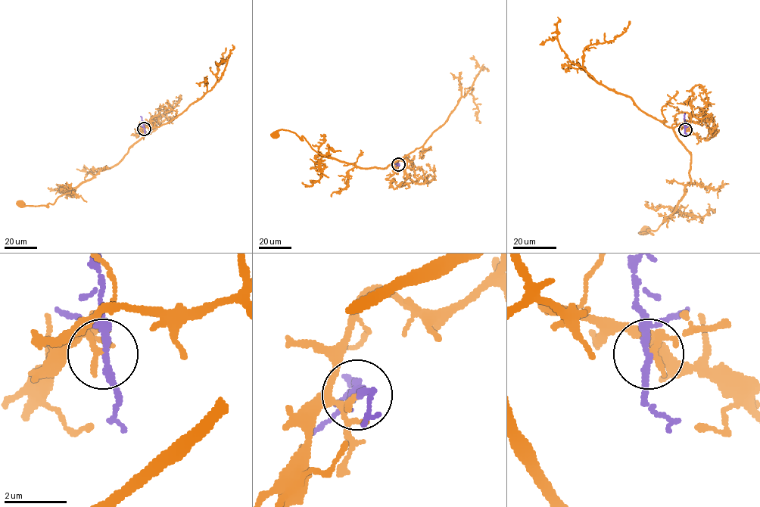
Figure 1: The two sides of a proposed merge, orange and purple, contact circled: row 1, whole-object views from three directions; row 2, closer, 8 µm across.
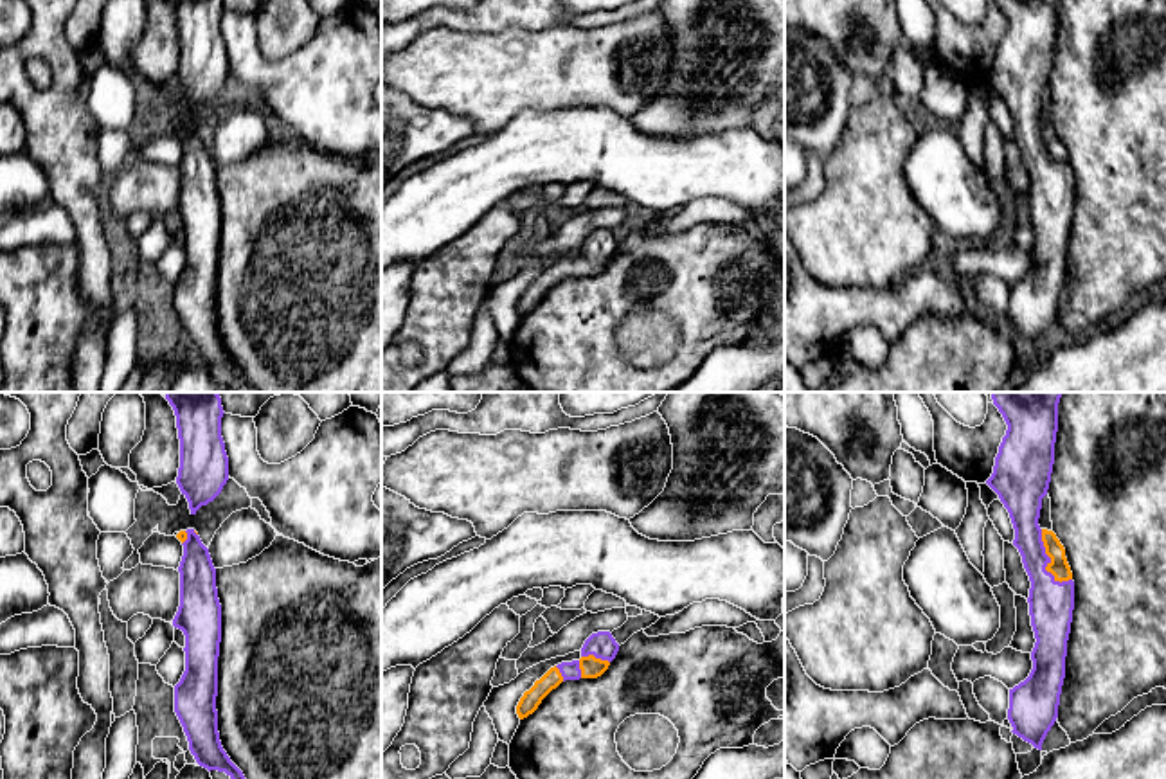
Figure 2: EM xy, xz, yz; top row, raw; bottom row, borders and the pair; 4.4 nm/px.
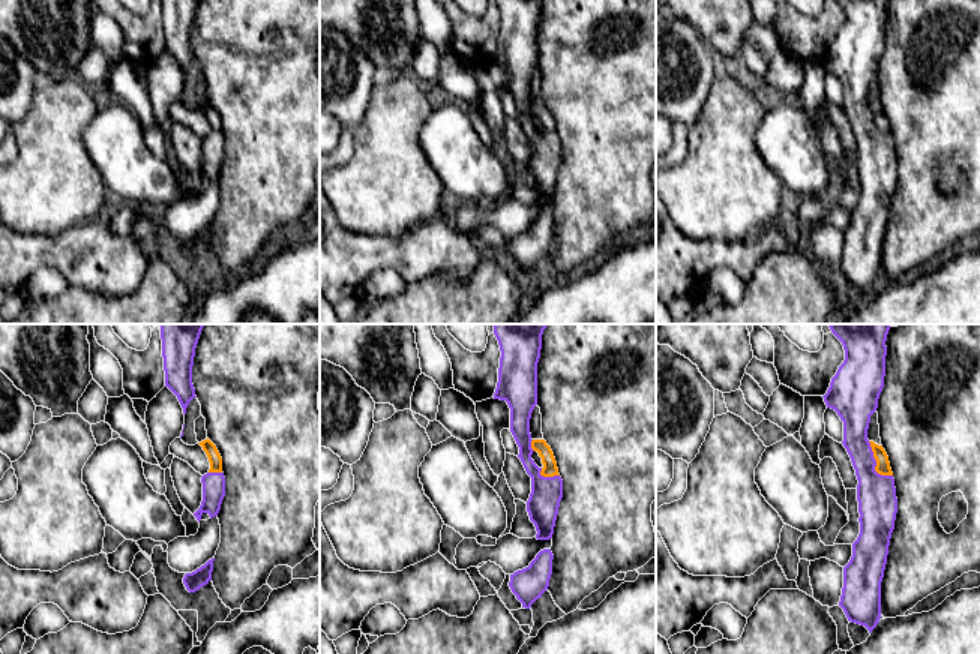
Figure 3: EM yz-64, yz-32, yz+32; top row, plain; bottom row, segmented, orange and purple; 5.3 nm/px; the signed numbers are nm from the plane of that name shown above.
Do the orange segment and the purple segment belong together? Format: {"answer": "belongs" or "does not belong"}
{"answer": "does not belong"}

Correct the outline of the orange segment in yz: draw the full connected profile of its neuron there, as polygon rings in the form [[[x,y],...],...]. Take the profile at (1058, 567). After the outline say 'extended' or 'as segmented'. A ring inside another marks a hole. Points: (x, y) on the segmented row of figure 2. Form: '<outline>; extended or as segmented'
[[[1042,529],[1042,542],[1045,554],[1051,558],[1045,570],[1054,576],[1054,581],[1062,583],[1072,579],[1072,572],[1065,558],[1065,549],[1056,534],[1053,531]]]; as segmented

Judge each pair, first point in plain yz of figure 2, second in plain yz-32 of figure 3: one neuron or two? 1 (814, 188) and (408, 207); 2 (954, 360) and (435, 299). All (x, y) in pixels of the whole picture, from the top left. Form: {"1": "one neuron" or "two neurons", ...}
{"1": "two neurons", "2": "one neuron"}

